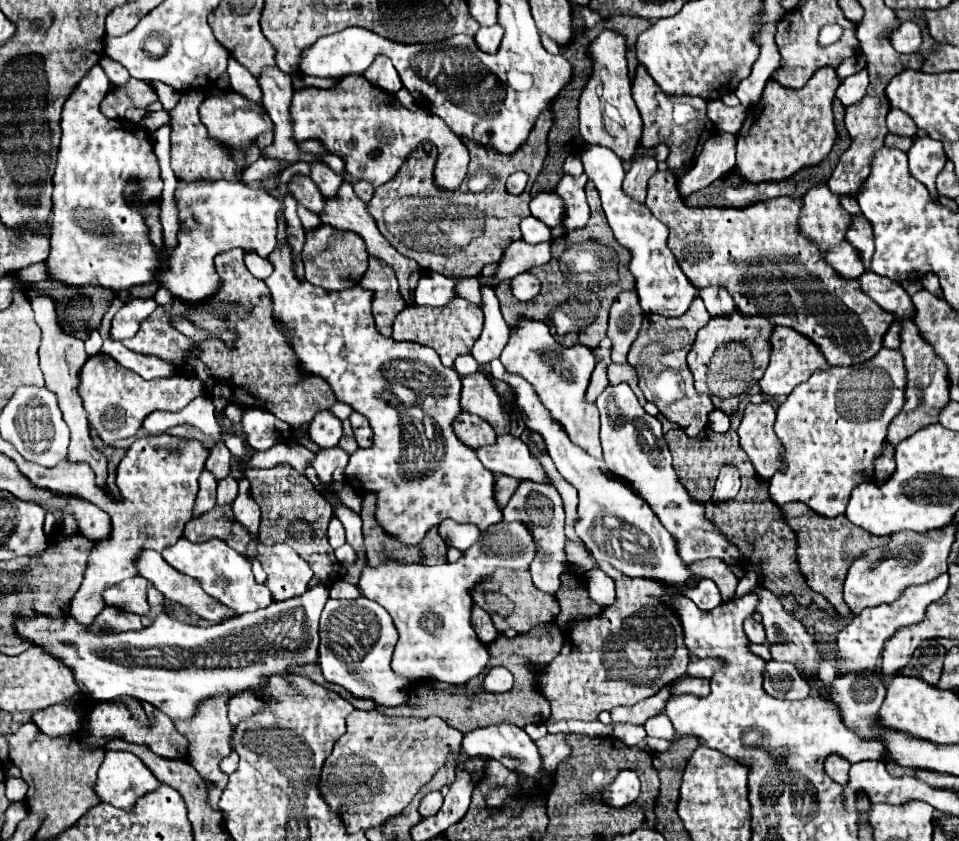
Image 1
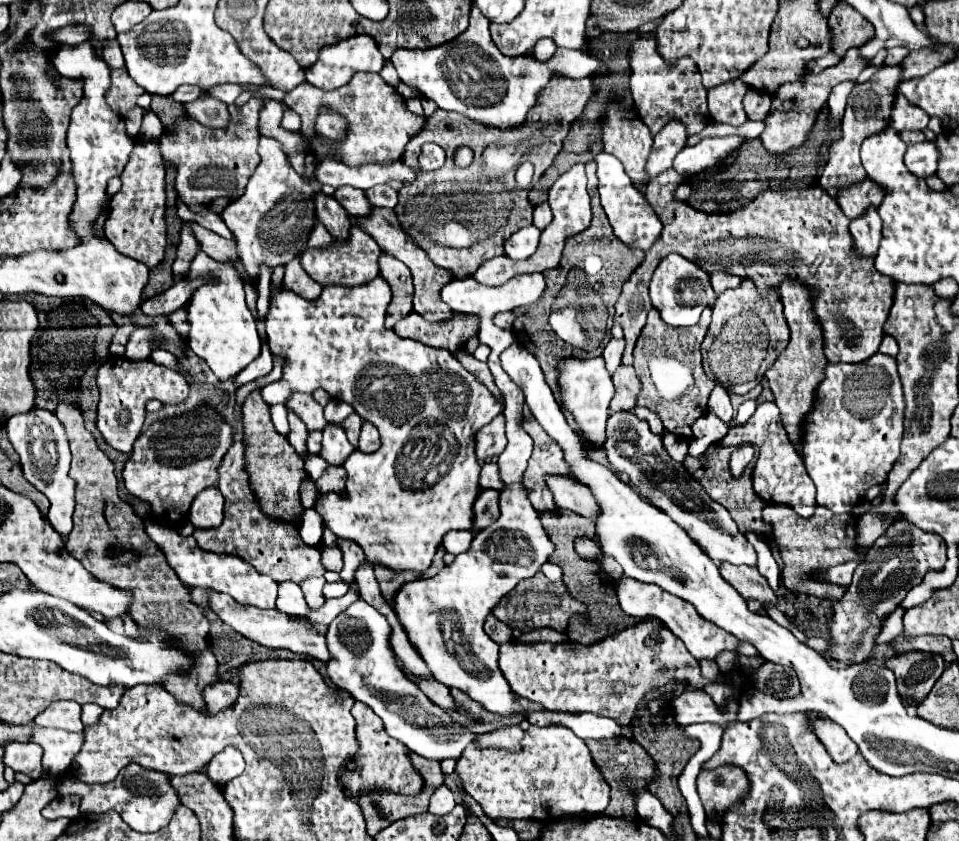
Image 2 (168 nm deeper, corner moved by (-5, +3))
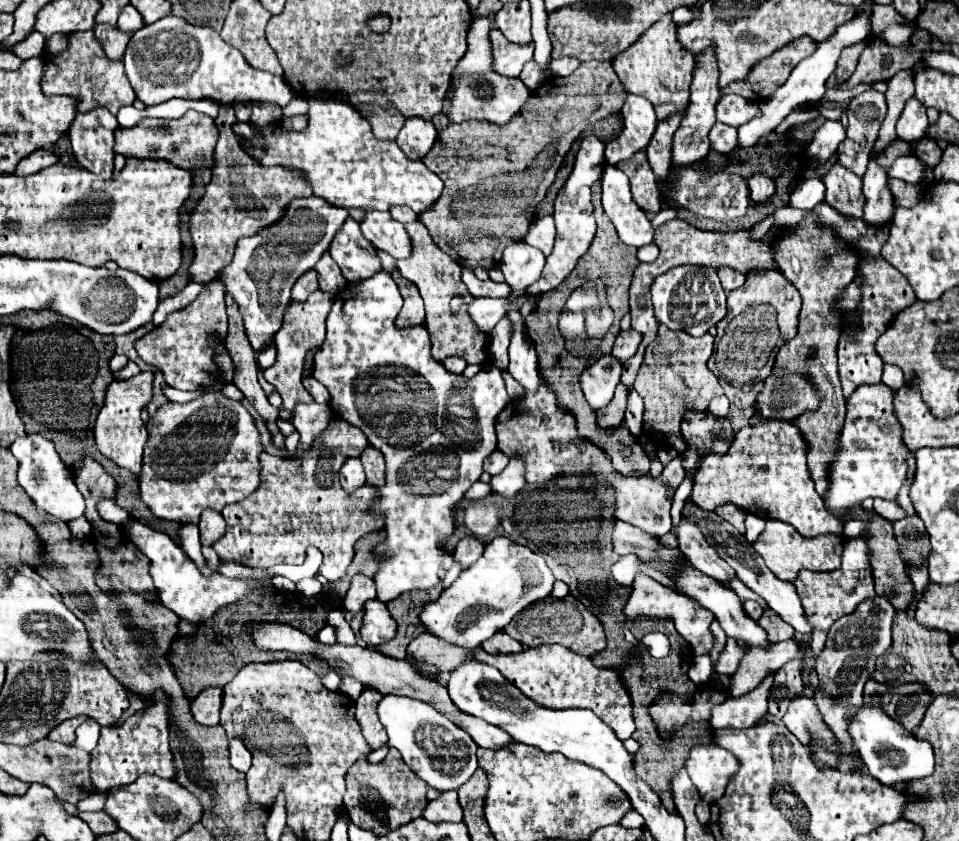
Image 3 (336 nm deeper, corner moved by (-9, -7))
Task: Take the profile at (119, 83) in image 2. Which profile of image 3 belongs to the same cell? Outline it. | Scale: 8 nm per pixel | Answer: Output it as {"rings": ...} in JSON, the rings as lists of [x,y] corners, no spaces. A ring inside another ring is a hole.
{"rings":[[[93,31],[73,33],[67,39],[67,49],[59,55],[51,55],[45,51],[45,71],[41,79],[41,91],[47,97],[53,95],[69,95],[77,99],[77,113],[87,113],[99,105],[107,107],[113,115],[125,105],[133,105],[135,93],[127,83],[127,75],[123,69],[123,61],[107,59],[99,39]]]}

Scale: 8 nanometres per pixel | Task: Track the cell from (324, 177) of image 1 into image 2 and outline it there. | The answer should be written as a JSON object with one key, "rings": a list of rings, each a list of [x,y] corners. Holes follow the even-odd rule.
{"rings":[[[337,187],[335,189],[335,199],[347,209],[349,215],[355,215],[355,217],[363,217],[371,211],[371,203],[367,201],[365,197],[365,191],[361,189],[355,189],[355,187]]]}

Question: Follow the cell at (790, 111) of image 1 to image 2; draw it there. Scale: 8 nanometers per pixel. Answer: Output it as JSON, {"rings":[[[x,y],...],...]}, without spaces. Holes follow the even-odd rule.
{"rings":[[[849,49],[845,53],[845,57],[837,65],[827,67],[821,73],[817,73],[817,75],[811,75],[809,73],[807,77],[803,77],[799,81],[785,83],[779,86],[771,98],[769,117],[763,119],[765,131],[759,137],[763,141],[763,147],[769,151],[769,155],[773,155],[773,157],[777,157],[777,155],[789,155],[791,151],[799,149],[807,141],[807,135],[811,133],[811,129],[815,127],[817,113],[827,103],[827,97],[829,97],[831,89],[837,83],[841,83],[841,81],[857,79],[865,65],[867,63],[859,57],[857,49]]]}

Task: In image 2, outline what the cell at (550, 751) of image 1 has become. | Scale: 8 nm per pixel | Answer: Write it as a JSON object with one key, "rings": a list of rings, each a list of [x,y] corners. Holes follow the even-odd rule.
{"rings":[[[565,725],[531,727],[519,753],[467,745],[455,771],[463,789],[493,821],[497,817],[557,821],[563,815],[603,813],[611,799],[611,787],[595,767],[585,741]]]}

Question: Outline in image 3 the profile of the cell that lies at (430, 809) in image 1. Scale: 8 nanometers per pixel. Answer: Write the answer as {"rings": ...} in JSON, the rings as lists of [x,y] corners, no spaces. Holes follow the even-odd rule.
{"rings":[[[457,791],[441,793],[437,799],[429,801],[429,805],[423,811],[423,817],[427,821],[463,821],[463,809],[457,801]]]}

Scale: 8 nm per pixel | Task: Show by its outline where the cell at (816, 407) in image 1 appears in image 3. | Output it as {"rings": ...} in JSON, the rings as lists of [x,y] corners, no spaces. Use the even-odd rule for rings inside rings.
{"rings":[[[863,385],[847,401],[845,427],[841,431],[841,449],[835,453],[837,461],[833,463],[827,489],[827,509],[841,519],[843,511],[849,511],[855,503],[861,503],[867,497],[879,497],[885,501],[895,501],[903,481],[907,479],[907,457],[909,449],[903,443],[903,429],[899,427],[897,417],[893,415],[893,389],[887,385]]]}

